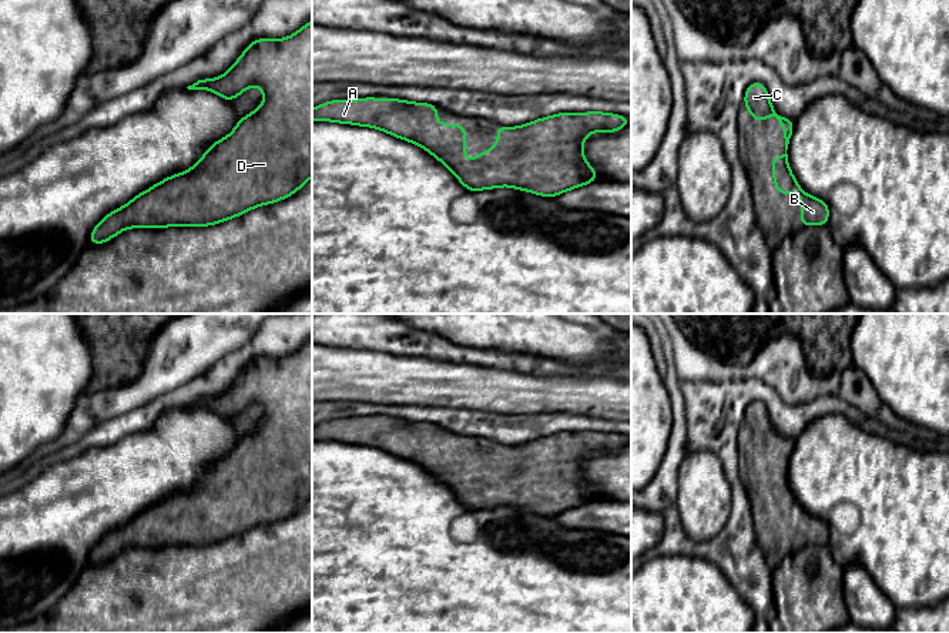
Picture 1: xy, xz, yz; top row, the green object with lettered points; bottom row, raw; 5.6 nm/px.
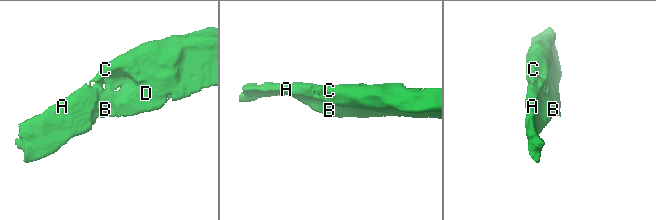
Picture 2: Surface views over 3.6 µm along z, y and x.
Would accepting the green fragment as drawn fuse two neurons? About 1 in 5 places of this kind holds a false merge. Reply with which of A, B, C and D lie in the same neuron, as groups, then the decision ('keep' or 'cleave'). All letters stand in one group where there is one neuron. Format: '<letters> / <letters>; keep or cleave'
A B C D; keep

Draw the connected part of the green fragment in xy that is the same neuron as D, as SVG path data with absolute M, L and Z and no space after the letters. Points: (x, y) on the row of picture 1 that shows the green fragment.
M312 20L306 23L305 26L302 26L296 33L294 33L289 37L278 38L278 40L272 40L272 38L254 40L238 57L235 64L229 70L227 70L224 76L217 78L198 80L197 83L194 83L192 86L188 86L187 88L188 90L209 90L215 93L217 96L219 96L221 98L234 101L241 93L248 90L251 86L258 86L264 93L264 103L256 110L242 117L237 123L237 125L234 127L229 135L222 137L219 141L215 141L214 144L211 144L207 153L188 171L170 175L168 178L154 184L150 190L135 195L125 205L104 215L103 220L90 232L90 244L91 245L104 244L127 228L150 228L152 225L157 228L184 227L184 225L190 225L190 227L215 225L215 224L228 221L231 218L239 217L259 205L268 205L279 200L285 200L294 195L299 188L302 188L305 182L312 177L312 160L306 157L308 154L312 155Z

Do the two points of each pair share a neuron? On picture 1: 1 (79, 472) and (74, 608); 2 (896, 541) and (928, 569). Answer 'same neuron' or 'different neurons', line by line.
1: different neurons
2: same neuron

